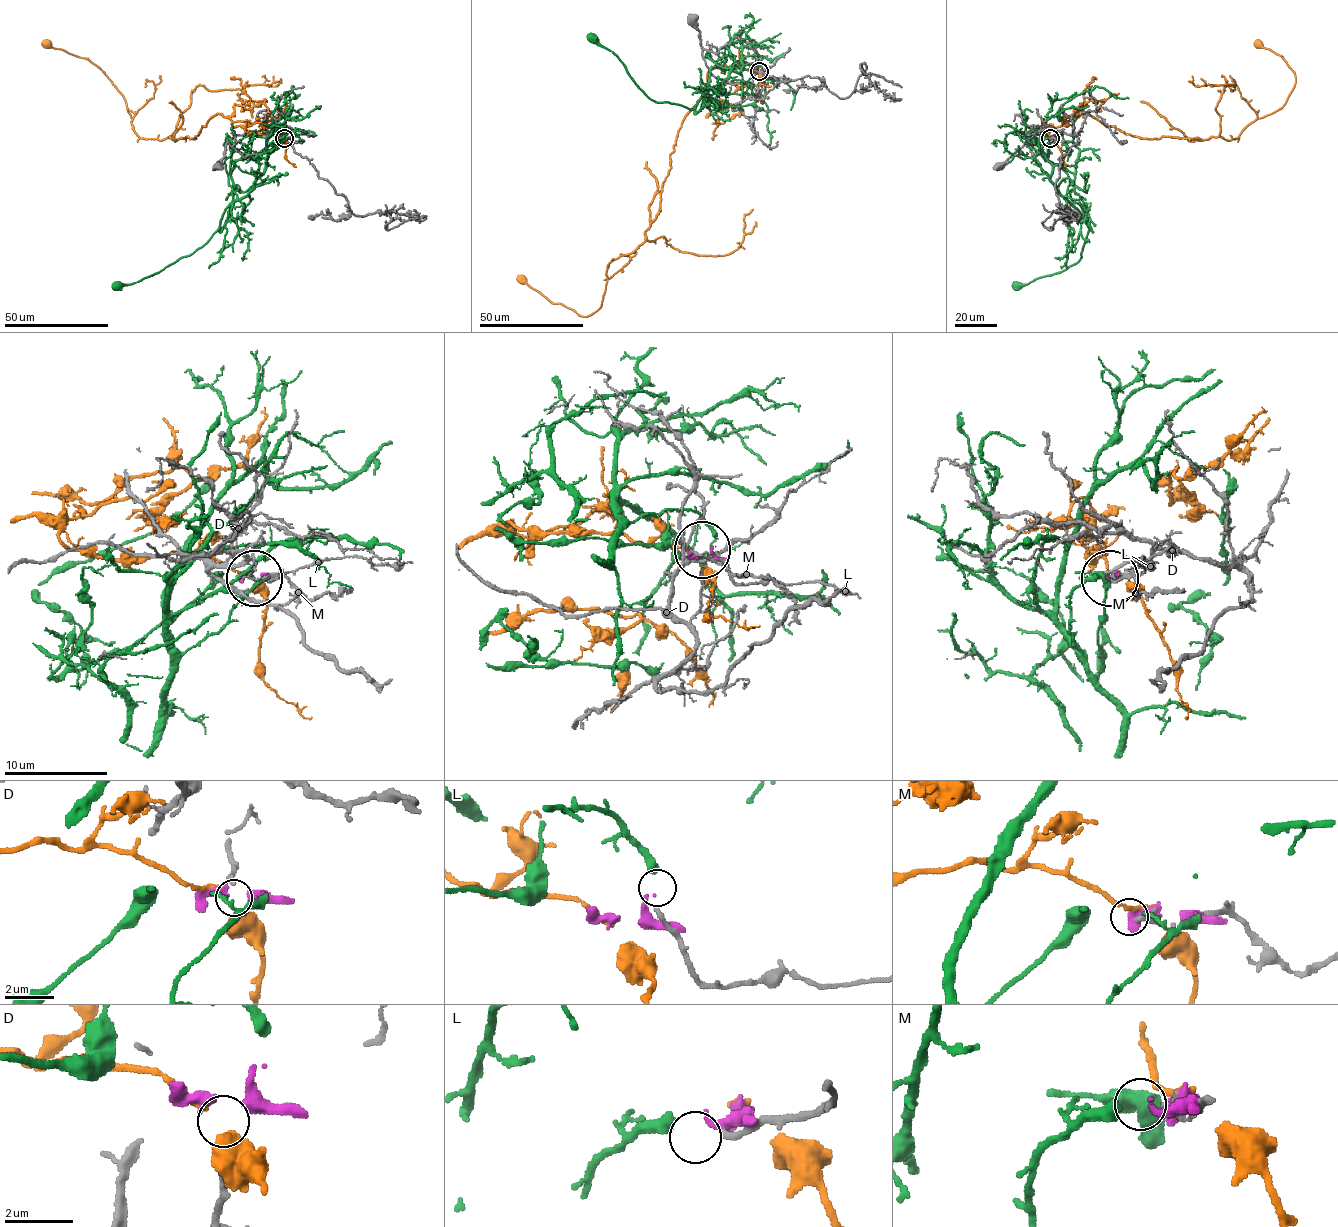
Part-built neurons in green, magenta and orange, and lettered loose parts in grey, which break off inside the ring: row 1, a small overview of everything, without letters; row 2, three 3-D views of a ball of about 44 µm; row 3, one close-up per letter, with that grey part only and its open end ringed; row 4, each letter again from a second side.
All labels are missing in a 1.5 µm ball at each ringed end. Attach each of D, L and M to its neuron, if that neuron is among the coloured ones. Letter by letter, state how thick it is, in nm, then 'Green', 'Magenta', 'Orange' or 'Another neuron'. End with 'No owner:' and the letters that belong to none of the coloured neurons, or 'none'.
D: Thickness 170 nm. Another neuron
L: Thickness 190 nm. Green
M: Thickness 240 nm. Another neuron
No owner: D, M

